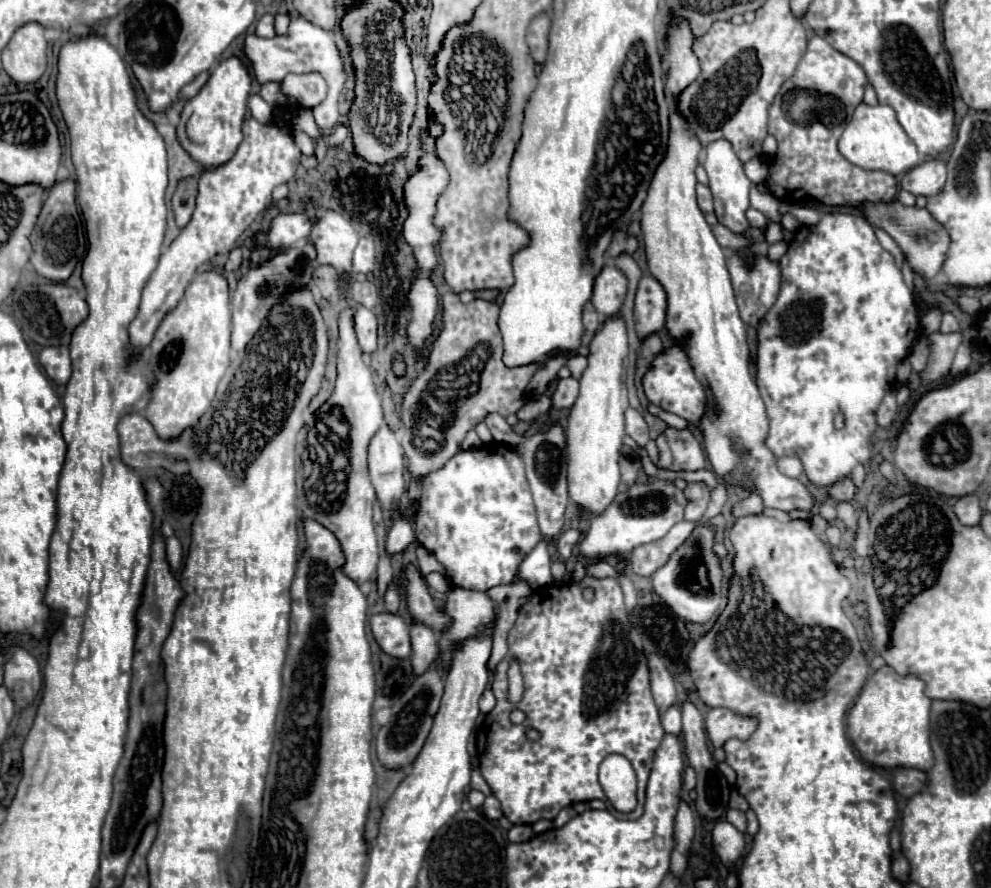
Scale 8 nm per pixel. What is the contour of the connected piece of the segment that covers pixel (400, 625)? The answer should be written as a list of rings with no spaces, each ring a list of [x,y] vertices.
[[[378,613],[370,617],[370,627],[374,639],[382,647],[384,653],[392,657],[408,657],[410,647],[410,633],[406,621],[396,613]]]

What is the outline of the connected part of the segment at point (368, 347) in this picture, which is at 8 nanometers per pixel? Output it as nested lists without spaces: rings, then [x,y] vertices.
[[[356,303],[354,305],[354,331],[360,343],[360,349],[364,353],[372,353],[376,349],[376,329],[378,329],[376,315],[364,305]]]

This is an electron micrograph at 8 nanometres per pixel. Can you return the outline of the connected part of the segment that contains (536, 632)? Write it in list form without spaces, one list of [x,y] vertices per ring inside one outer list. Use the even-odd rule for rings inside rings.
[[[586,577],[578,585],[554,583],[536,589],[530,595],[530,601],[520,607],[518,619],[508,633],[508,653],[494,671],[492,691],[496,695],[496,707],[490,711],[490,715],[486,715],[482,729],[476,737],[476,745],[480,773],[490,785],[492,793],[502,803],[502,813],[510,819],[510,823],[532,825],[540,819],[552,821],[560,813],[560,809],[578,801],[606,801],[606,795],[598,783],[598,765],[610,753],[624,755],[632,761],[638,775],[638,805],[632,813],[618,813],[610,803],[606,803],[608,811],[618,819],[638,819],[644,813],[646,781],[652,769],[654,751],[660,745],[664,729],[658,719],[658,707],[650,693],[650,675],[646,667],[642,639],[628,621],[624,595],[614,579]],[[586,587],[594,589],[592,601],[586,601],[582,597],[582,591]],[[514,657],[520,663],[524,679],[524,697],[520,703],[508,701],[506,673]],[[514,709],[522,709],[526,713],[526,721],[522,725],[510,723],[510,713]],[[528,729],[536,729],[540,733],[540,739],[528,739]]]

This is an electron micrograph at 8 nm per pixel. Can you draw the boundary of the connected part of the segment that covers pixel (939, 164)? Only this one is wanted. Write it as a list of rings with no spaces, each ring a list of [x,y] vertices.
[[[924,161],[918,167],[910,169],[902,181],[900,187],[906,189],[912,195],[936,195],[942,189],[942,183],[946,181],[946,163],[944,161]]]

